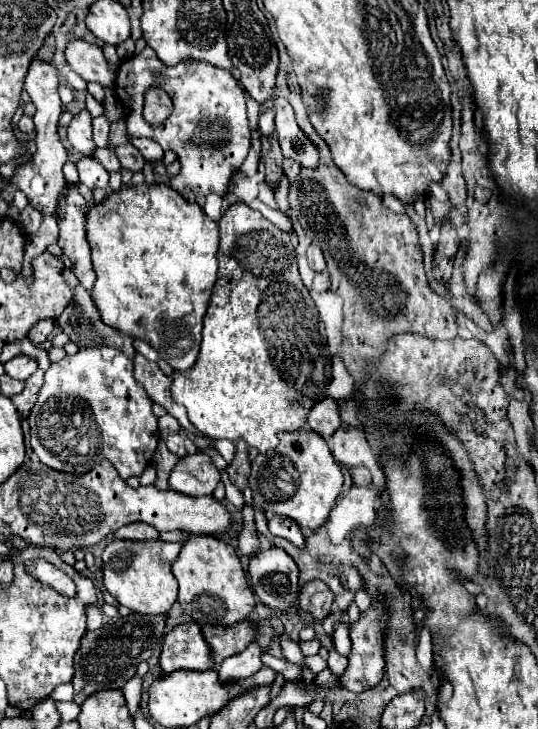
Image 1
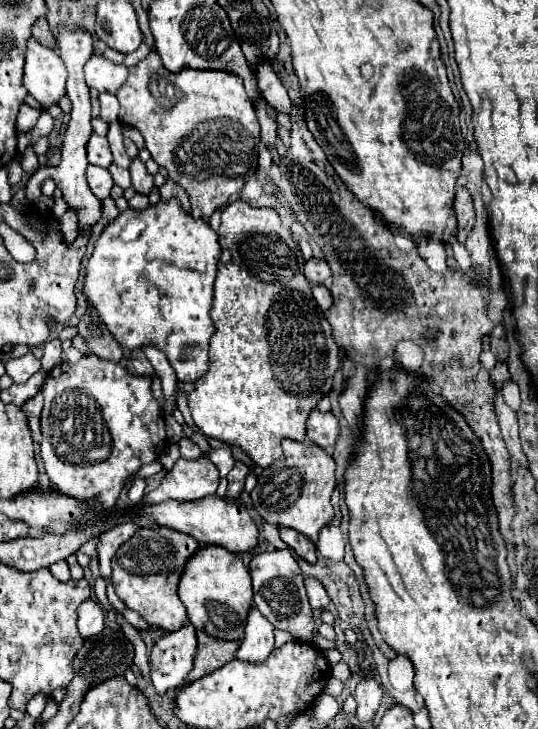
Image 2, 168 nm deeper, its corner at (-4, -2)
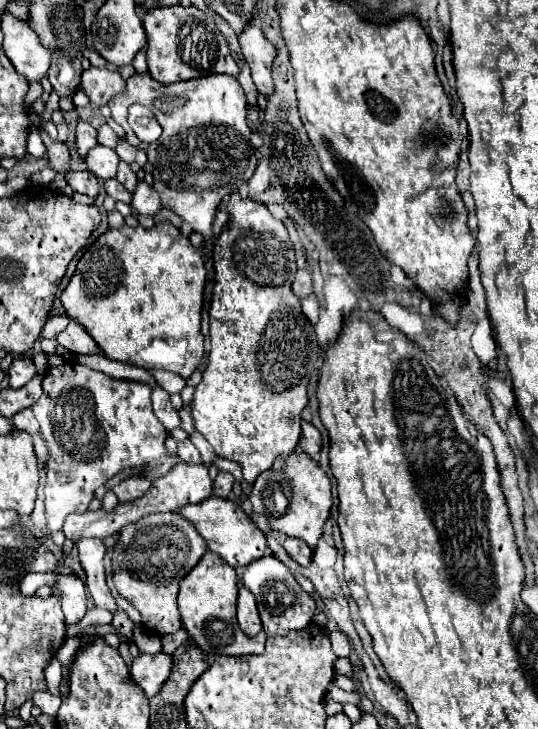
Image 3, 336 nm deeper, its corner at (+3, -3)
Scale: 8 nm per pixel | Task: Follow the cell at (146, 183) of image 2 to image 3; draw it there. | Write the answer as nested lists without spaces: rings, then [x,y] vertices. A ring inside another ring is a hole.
[[[144,180],[138,182],[136,192],[134,192],[134,200],[132,200],[132,208],[134,208],[138,214],[154,216],[156,212],[162,210],[158,192],[156,192],[152,186],[148,186]]]

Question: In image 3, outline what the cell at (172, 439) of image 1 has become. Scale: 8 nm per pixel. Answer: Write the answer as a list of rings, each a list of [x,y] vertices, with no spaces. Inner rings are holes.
[[[190,440],[178,442],[178,456],[180,456],[180,460],[184,460],[188,464],[202,464],[200,452],[198,452],[198,448]]]

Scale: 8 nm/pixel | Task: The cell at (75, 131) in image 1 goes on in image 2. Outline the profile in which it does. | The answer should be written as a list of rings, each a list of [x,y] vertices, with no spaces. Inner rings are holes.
[[[91,135],[91,139],[87,141],[87,157],[91,165],[99,165],[99,167],[109,167],[113,163],[113,155],[109,151],[109,143],[105,137],[99,135]]]

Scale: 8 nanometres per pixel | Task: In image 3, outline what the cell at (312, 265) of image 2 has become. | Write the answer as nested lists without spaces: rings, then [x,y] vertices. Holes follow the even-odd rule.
[[[298,270],[296,272],[296,278],[294,278],[294,284],[292,284],[292,292],[298,296],[298,298],[304,298],[304,296],[310,296],[314,290],[312,290],[312,276],[308,270]]]

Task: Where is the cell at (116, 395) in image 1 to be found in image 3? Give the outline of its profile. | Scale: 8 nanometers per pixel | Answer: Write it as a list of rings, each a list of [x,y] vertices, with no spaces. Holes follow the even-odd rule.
[[[66,362],[58,368],[48,368],[42,380],[42,396],[32,406],[36,420],[40,422],[42,436],[48,442],[50,458],[46,464],[46,518],[48,530],[60,530],[66,516],[72,512],[86,512],[88,504],[94,498],[96,488],[104,486],[106,480],[116,476],[118,472],[132,468],[140,470],[140,476],[154,482],[180,462],[178,456],[168,454],[164,440],[168,432],[160,428],[152,406],[150,406],[150,386],[140,382],[128,382],[120,378],[112,378],[108,374],[86,368],[78,362]]]

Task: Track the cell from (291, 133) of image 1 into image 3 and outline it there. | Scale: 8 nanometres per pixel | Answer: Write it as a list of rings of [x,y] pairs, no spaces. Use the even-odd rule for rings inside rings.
[[[248,24],[248,28],[244,28],[244,32],[240,32],[238,36],[242,54],[246,58],[246,62],[252,68],[252,80],[258,88],[258,92],[262,92],[264,96],[272,94],[272,60],[276,56],[276,48],[266,40],[266,36],[262,34],[258,24]]]

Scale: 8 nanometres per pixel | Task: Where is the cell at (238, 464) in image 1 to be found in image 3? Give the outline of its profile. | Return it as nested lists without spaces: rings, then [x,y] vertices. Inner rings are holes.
[[[218,472],[214,480],[214,494],[220,498],[226,498],[232,490],[232,482],[234,482],[234,476],[230,472]]]

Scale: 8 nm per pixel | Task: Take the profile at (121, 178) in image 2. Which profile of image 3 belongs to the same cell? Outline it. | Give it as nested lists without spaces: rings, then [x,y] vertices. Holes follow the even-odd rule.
[[[106,180],[104,182],[104,190],[106,190],[108,196],[112,196],[118,202],[124,202],[124,204],[132,202],[132,194],[126,188],[122,188],[122,184],[118,180]]]

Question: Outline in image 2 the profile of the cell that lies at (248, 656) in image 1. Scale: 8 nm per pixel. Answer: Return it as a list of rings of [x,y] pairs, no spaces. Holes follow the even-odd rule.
[[[253,607],[247,617],[245,637],[235,653],[235,659],[247,663],[263,663],[273,651],[273,625]]]

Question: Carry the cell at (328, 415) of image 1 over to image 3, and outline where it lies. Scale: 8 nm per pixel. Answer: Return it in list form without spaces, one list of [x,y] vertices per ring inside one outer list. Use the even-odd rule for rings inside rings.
[[[302,422],[302,436],[300,436],[298,446],[300,446],[300,450],[306,452],[310,458],[314,458],[314,456],[320,452],[322,438],[320,438],[320,432],[318,432],[310,422]]]

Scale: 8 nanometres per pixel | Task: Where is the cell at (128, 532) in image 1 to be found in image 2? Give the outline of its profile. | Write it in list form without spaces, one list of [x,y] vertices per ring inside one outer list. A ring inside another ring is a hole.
[[[133,521],[115,525],[113,529],[105,531],[103,535],[99,535],[99,545],[97,545],[97,553],[99,553],[99,563],[101,563],[101,575],[103,579],[111,577],[111,557],[113,553],[135,535],[135,531],[139,531],[141,527]]]

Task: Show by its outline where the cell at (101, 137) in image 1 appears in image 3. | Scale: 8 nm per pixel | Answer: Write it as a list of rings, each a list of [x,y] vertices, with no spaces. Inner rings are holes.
[[[120,162],[120,166],[118,166],[118,176],[116,176],[116,180],[128,190],[128,192],[134,192],[134,188],[136,188],[136,184],[138,184],[138,180],[136,180],[136,174],[128,168],[128,164],[124,164],[124,162]]]

